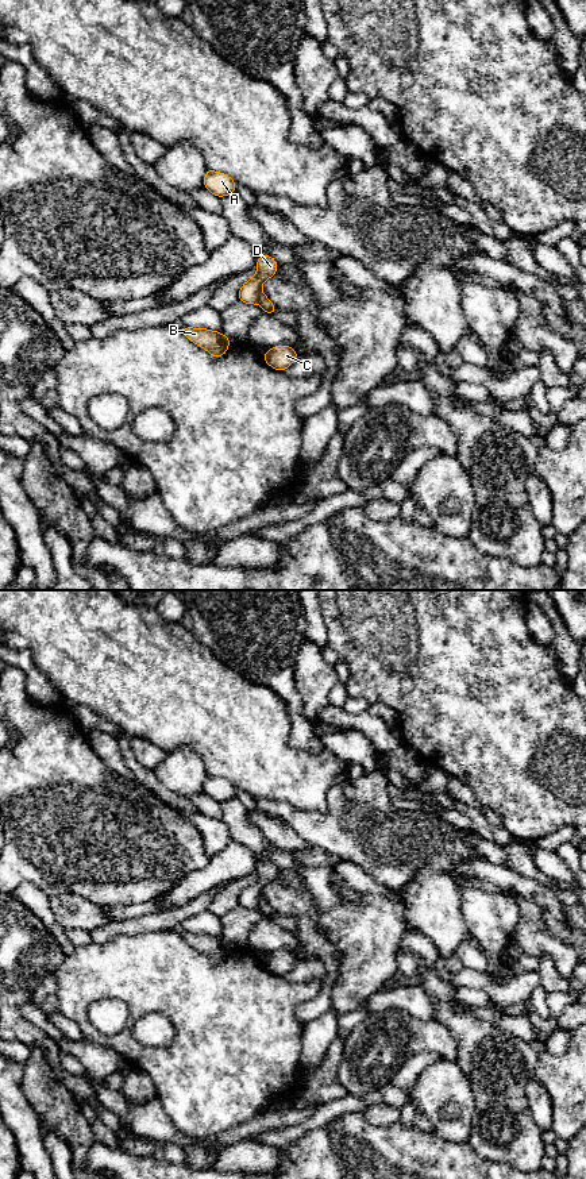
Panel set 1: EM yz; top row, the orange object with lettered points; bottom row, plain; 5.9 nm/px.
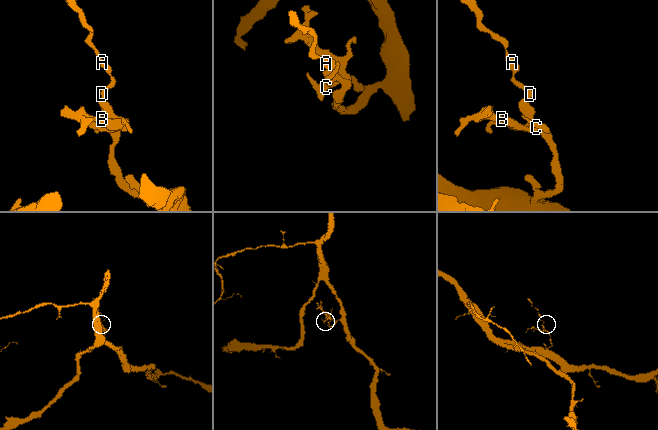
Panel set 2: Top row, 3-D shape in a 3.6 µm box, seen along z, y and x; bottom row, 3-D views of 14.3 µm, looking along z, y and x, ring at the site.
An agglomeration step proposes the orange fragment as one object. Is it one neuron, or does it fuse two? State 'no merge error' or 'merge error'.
merge error

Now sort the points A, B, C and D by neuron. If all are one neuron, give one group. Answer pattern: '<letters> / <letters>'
A D / B C

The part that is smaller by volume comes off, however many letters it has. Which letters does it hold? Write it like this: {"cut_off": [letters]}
{"cut_off": ["B", "C"]}

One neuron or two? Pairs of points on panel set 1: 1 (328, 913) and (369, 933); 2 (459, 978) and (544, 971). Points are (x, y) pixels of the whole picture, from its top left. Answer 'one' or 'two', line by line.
1: one
2: two

